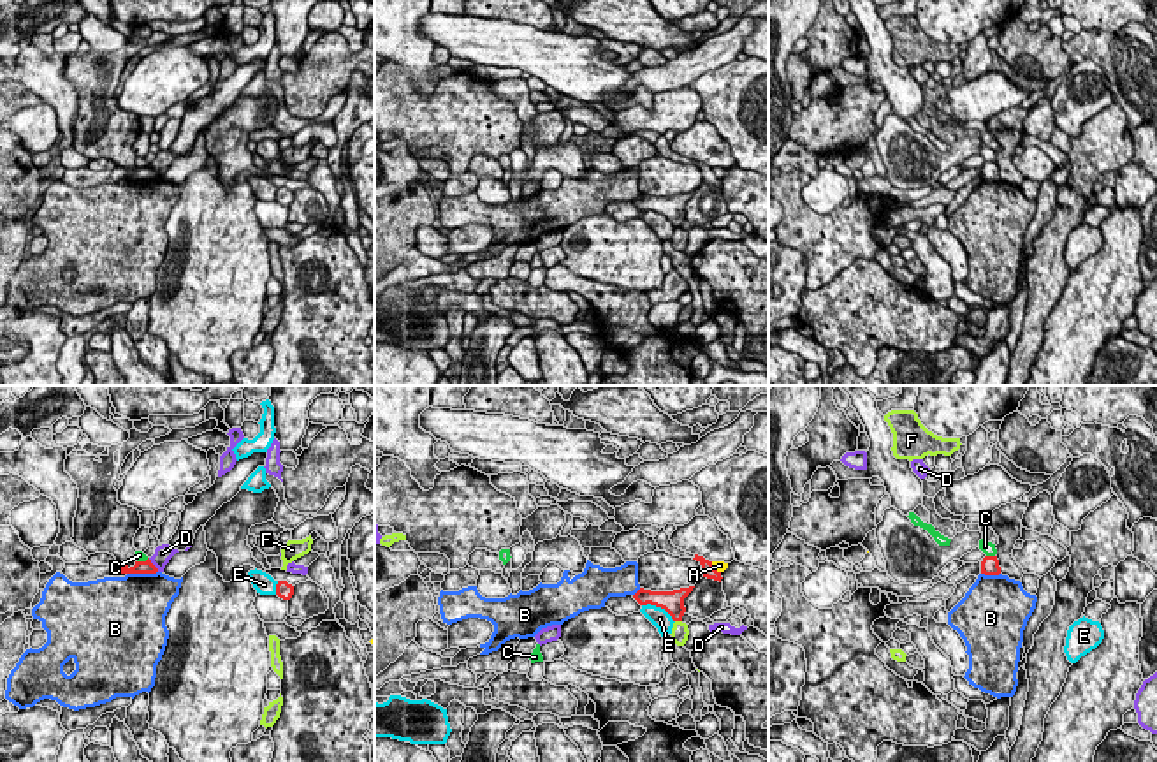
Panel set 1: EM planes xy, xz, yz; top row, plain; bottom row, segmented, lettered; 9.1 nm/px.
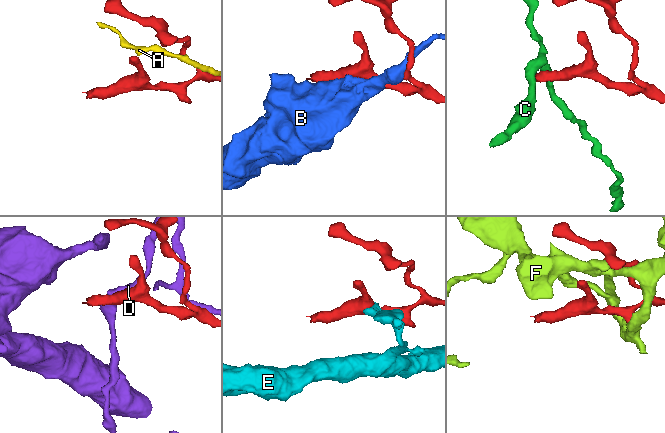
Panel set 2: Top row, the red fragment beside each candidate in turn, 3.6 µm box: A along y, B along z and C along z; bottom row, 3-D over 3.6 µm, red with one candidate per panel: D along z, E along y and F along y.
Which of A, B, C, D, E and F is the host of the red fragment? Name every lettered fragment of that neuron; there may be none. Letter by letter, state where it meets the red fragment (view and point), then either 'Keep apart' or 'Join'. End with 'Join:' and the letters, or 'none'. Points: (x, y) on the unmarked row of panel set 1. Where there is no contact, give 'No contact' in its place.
A: Touches red at xz (713, 173). Keep apart
B: Touches red at xy (141, 178). Keep apart
C: Touches red at yz (990, 162). Keep apart
D: Touches red at xy (153, 171). Keep apart
E: Touches red at xz (660, 212). Keep apart
F: Touches red at xz (679, 226). Keep apart
Join: none

